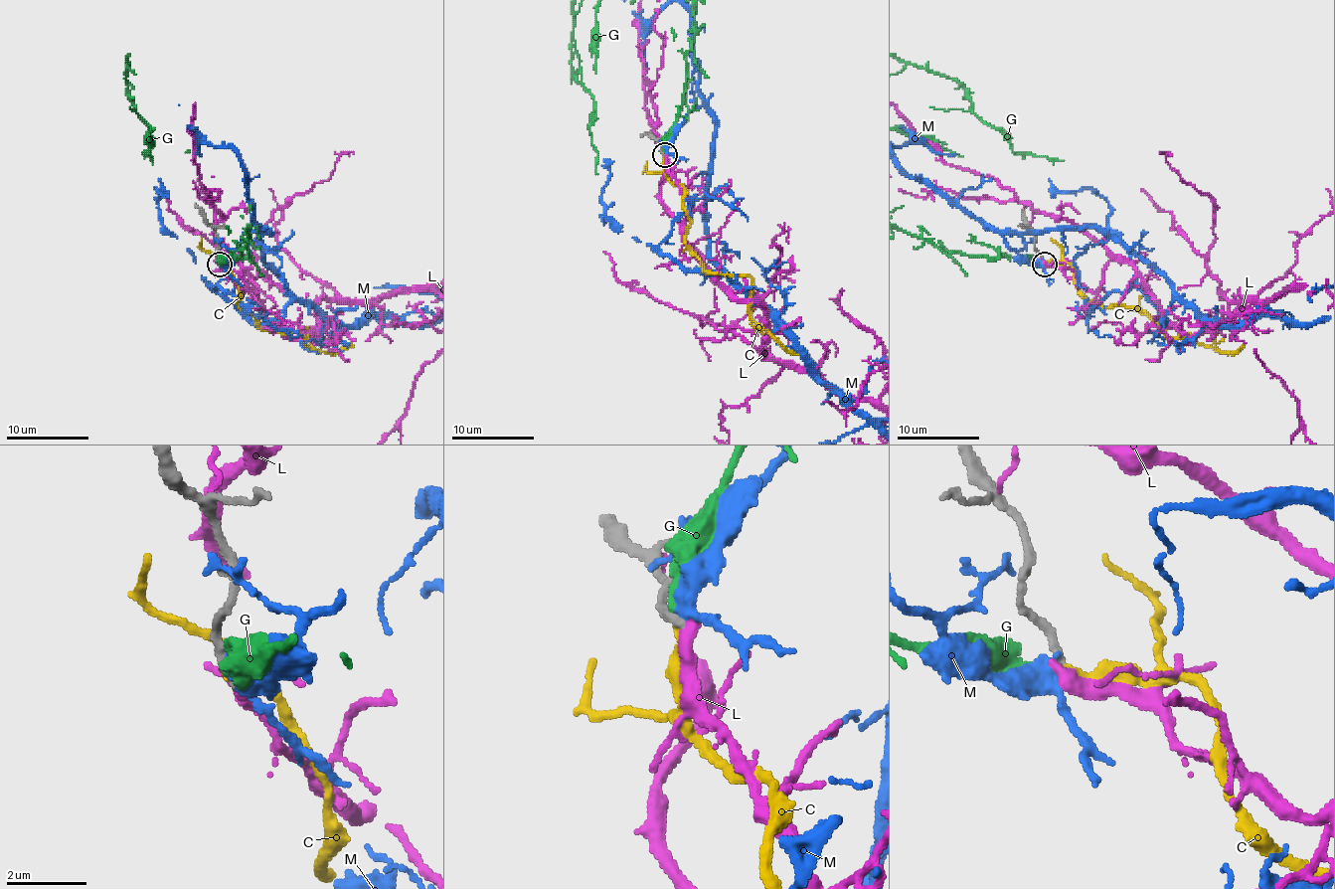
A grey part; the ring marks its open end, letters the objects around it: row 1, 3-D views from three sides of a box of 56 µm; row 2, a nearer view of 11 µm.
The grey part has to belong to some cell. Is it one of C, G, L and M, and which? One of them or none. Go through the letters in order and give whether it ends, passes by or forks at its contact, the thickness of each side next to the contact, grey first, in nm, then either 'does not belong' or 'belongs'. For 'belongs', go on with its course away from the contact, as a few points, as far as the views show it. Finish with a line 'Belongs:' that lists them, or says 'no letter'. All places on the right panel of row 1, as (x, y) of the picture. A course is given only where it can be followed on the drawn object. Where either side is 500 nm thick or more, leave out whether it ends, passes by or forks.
C: it ends there; 240 nm thick on the grey side, 240 nm on the other; does not belong
G: it ends there; 260 nm thick on the grey side, 190 nm on the other; does not belong
L: it ends there; 240 nm thick on the grey side, 480 nm on the other; does not belong
M: it passes by; 260 nm thick on the grey side, 380 nm on the other; does not belong
Belongs: no letter

